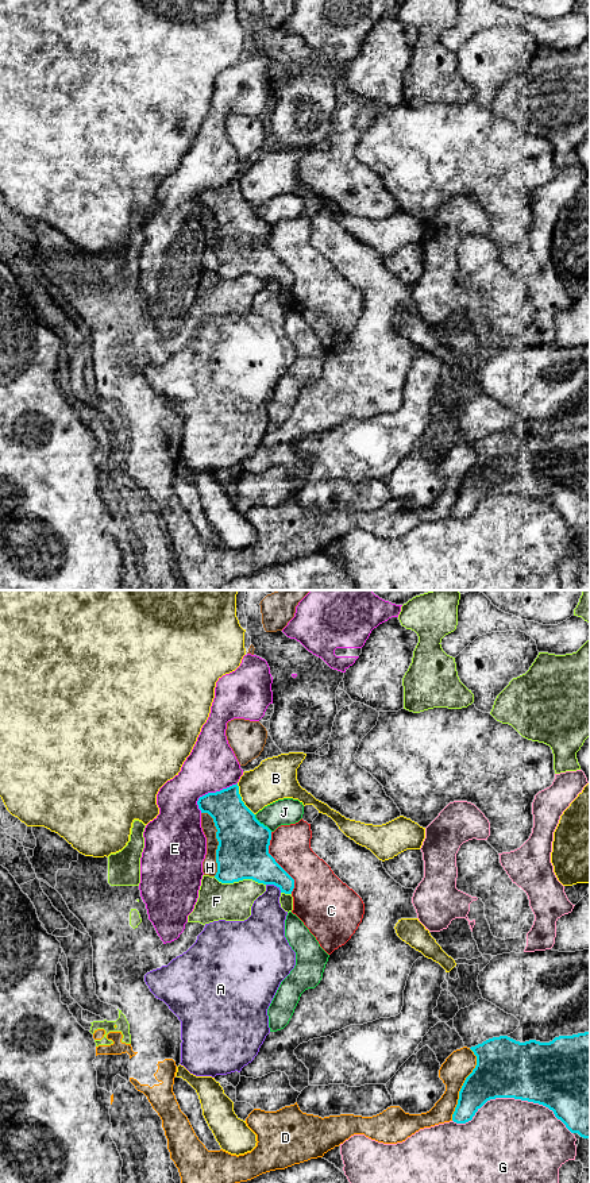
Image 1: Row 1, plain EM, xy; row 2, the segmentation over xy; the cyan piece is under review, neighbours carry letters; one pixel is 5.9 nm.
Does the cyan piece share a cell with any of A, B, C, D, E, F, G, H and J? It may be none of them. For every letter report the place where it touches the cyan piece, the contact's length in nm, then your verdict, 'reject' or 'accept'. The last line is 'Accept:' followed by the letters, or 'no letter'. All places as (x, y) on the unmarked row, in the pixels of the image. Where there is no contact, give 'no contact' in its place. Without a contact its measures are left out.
A: meets cyan in xy at (274, 280); contact 110 nm long; reject
B: meets cyan in xy at (240, 195); contact 220 nm long; reject
C: meets cyan in xy at (277, 258); contact 400 nm long; reject
D: meets cyan in xy at (463, 480); contact 440 nm long; reject
E: meets cyan in xy at (211, 188); contact 280 nm long; reject
F: meets cyan in xy at (239, 274); contact 320 nm long; reject
G: meets cyan in xy at (513, 492); contact 700 nm long; reject
H: meets cyan in xy at (218, 235); contact 400 nm long; reject
J: meets cyan in xy at (262, 219); contact 150 nm long; reject
Accept: no letter

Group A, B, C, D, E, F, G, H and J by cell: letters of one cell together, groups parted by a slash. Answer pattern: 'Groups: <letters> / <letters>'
Groups: A / B / C / D F / E / G / H / J

